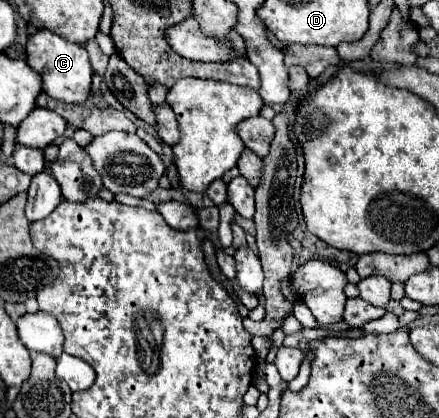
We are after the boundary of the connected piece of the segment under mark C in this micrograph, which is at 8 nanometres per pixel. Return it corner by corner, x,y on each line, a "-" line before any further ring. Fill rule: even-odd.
38,29
34,35
28,37
26,63
40,73
42,91
52,99
64,103
82,103
84,99
88,99
92,85
92,67
88,61
88,53
82,45
76,45
48,29

